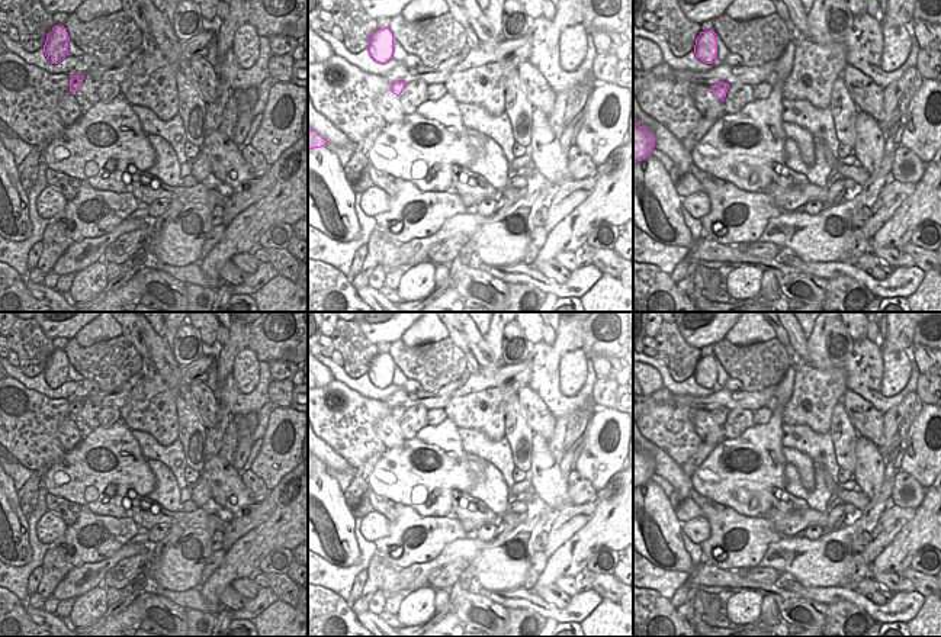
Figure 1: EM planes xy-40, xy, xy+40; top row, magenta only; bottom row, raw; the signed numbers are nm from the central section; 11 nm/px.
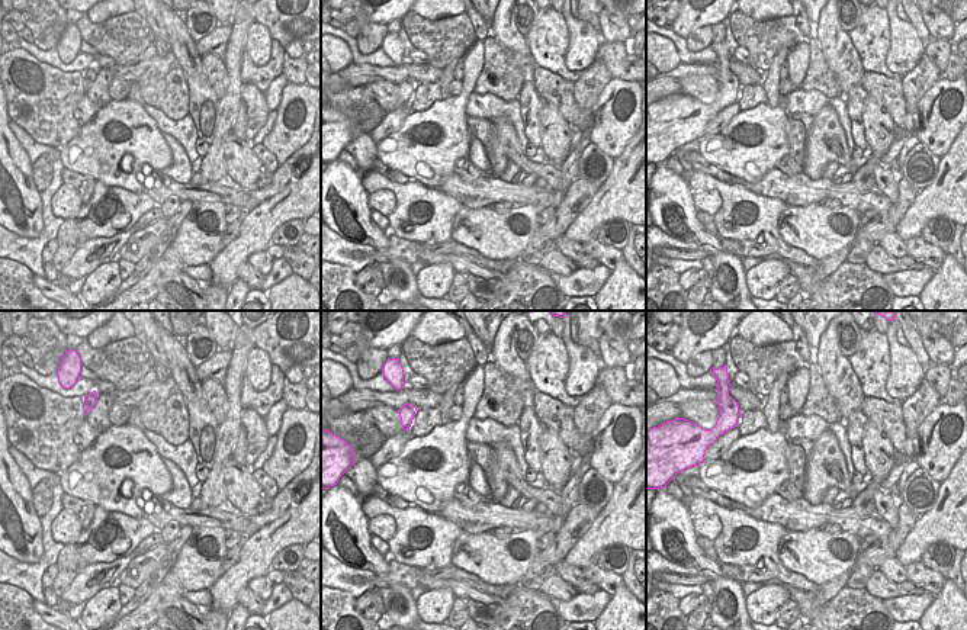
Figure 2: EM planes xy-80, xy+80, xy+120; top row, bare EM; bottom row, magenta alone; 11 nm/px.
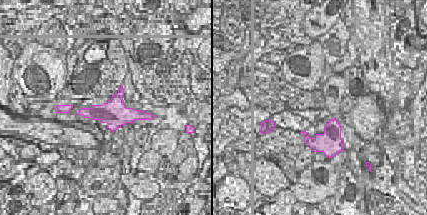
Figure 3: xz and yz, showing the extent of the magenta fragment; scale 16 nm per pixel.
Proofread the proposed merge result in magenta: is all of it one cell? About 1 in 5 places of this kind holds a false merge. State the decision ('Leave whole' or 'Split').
Leave whole

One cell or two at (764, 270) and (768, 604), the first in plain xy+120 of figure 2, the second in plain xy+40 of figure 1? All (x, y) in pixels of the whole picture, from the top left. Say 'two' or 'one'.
two

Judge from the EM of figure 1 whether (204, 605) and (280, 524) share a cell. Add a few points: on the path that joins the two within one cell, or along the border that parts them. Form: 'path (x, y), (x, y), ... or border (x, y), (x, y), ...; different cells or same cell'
border (198, 588), (206, 599), (220, 604); different cells

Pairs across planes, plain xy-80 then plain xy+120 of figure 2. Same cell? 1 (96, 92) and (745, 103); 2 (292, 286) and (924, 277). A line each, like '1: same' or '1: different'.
1: same
2: different

